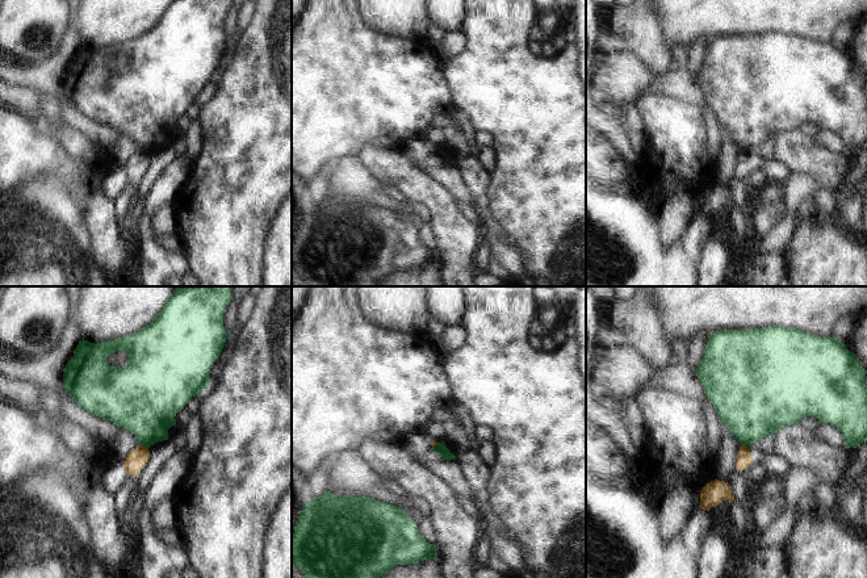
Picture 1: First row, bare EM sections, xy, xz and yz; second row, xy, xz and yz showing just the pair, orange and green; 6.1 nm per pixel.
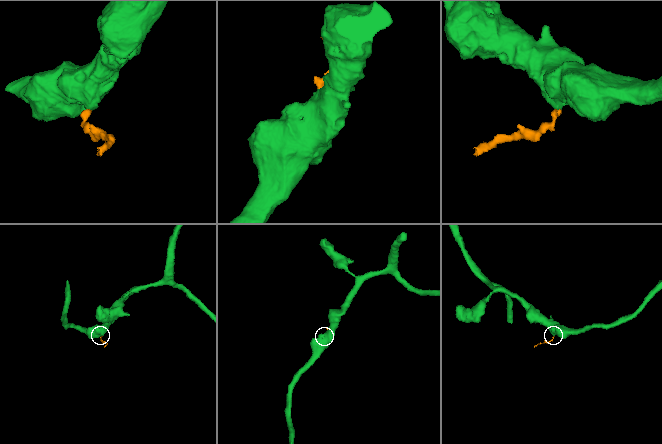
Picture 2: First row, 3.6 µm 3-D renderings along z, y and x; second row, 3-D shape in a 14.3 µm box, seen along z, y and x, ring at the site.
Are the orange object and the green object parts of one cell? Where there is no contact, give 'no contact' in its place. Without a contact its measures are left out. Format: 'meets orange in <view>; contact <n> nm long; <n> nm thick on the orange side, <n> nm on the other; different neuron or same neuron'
meets orange in xy; contact 60 nm long; 130 nm thick on the orange side, 380 nm on the other; different neuron

